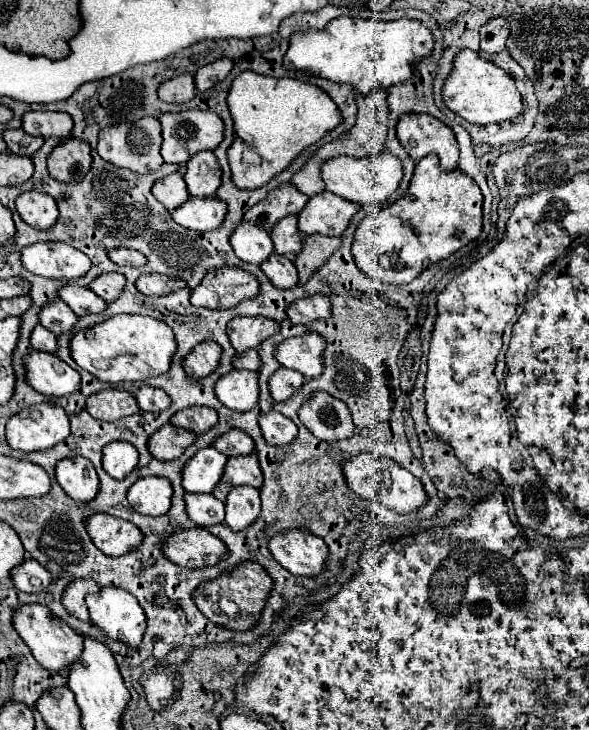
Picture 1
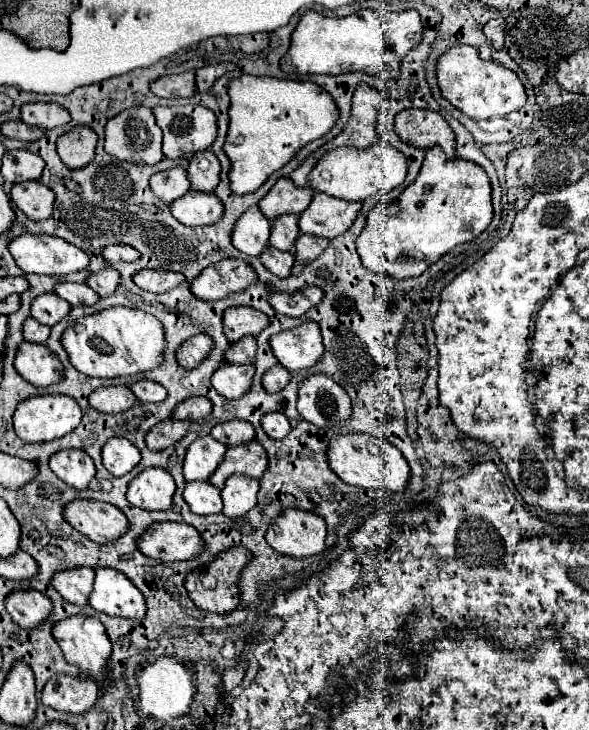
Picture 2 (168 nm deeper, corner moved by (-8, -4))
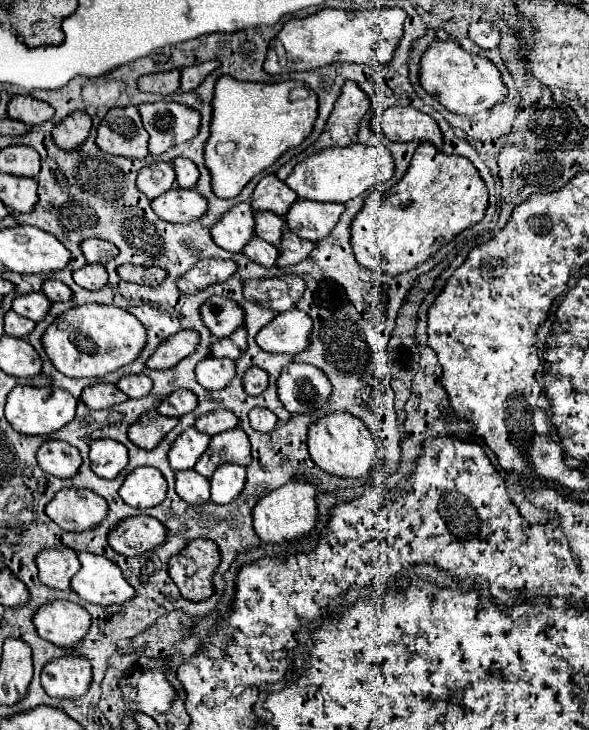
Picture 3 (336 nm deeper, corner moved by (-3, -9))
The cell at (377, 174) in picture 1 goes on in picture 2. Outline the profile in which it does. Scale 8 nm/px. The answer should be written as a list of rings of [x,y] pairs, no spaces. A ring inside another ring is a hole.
[[[372,144],[366,150],[356,148],[336,148],[322,156],[322,160],[310,172],[310,184],[314,190],[348,200],[348,202],[364,202],[366,198],[378,192],[392,192],[406,178],[406,158],[396,148],[388,144]]]

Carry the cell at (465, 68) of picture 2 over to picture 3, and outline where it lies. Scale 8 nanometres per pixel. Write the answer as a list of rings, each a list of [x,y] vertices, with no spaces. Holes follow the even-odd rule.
[[[435,39],[423,51],[421,63],[419,63],[419,83],[445,109],[457,115],[467,115],[467,117],[481,111],[489,111],[507,95],[499,69],[485,55],[471,55],[451,39],[447,41]]]

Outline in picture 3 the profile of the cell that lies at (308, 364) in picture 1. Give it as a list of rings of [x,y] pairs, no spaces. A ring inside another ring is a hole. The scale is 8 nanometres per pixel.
[[[283,311],[257,333],[255,341],[269,353],[299,353],[307,349],[311,325],[311,317],[305,311]]]

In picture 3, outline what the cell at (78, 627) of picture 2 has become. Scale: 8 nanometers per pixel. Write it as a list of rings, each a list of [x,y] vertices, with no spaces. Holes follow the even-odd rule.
[[[49,601],[41,605],[33,615],[39,637],[59,645],[71,647],[91,627],[91,617],[85,607],[71,601]]]

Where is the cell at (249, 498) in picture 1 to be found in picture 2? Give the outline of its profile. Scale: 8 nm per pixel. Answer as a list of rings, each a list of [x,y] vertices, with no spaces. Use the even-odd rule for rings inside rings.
[[[238,474],[236,478],[228,478],[222,490],[224,516],[232,520],[244,518],[256,506],[258,492],[260,492],[260,482],[256,482],[254,478],[240,478]]]

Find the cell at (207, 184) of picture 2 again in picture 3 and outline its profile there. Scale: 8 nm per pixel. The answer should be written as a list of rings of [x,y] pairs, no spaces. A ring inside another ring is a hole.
[[[177,157],[173,159],[173,169],[175,169],[175,181],[179,183],[179,187],[185,189],[193,189],[197,179],[199,179],[199,171],[195,167],[195,163],[191,163],[189,159]]]

